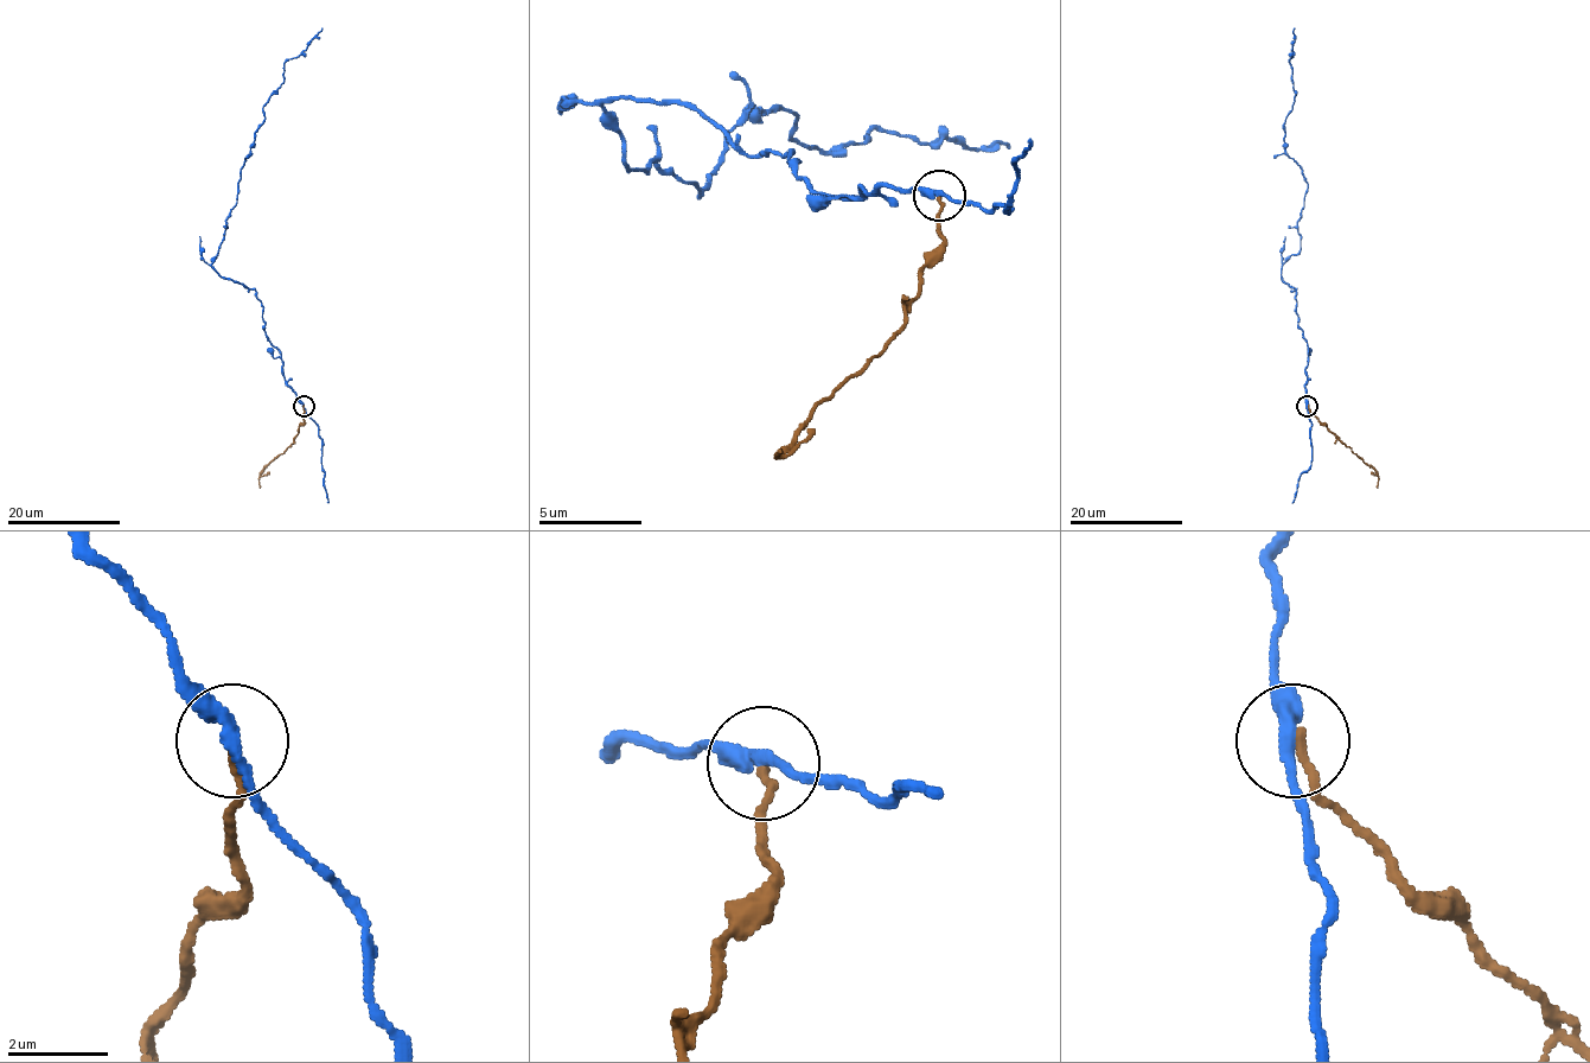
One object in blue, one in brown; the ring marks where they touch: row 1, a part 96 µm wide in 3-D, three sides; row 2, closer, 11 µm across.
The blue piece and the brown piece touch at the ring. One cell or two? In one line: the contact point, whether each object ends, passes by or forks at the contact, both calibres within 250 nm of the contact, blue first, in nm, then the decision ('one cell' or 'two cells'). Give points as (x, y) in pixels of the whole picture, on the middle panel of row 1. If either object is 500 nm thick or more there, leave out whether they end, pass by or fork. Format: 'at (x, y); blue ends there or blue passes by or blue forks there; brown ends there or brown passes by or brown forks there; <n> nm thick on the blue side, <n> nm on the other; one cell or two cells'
at (939, 195); blue passes by; brown ends there; 280 nm thick on the blue side, 170 nm on the other; two cells

